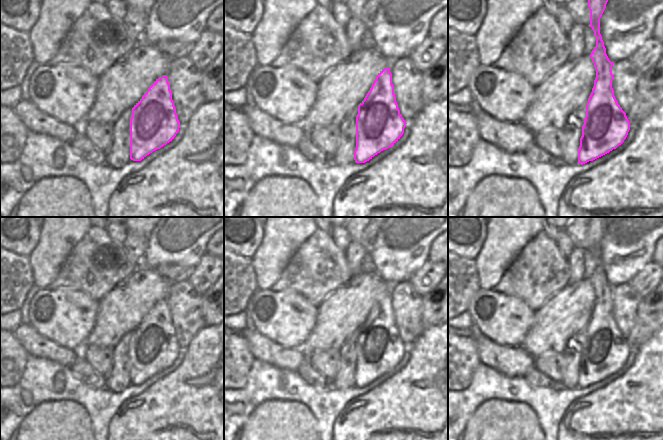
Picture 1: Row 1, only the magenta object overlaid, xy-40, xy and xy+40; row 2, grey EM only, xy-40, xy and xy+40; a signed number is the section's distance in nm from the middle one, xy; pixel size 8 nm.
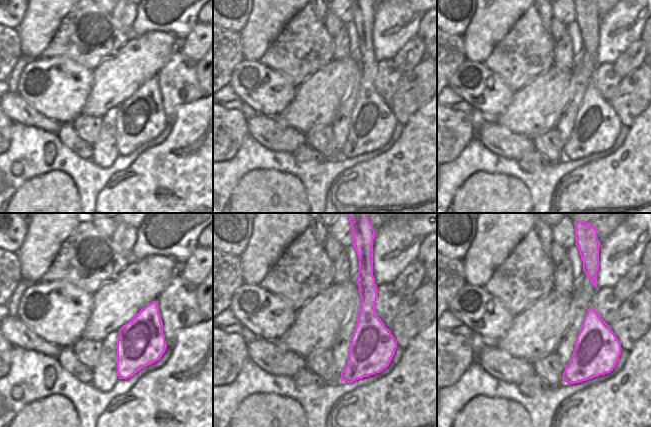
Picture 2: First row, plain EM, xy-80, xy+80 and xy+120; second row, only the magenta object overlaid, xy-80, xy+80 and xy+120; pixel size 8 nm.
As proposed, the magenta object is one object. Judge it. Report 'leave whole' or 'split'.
split

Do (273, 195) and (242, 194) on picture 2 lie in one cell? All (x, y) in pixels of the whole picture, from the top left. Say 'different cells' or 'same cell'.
same cell

